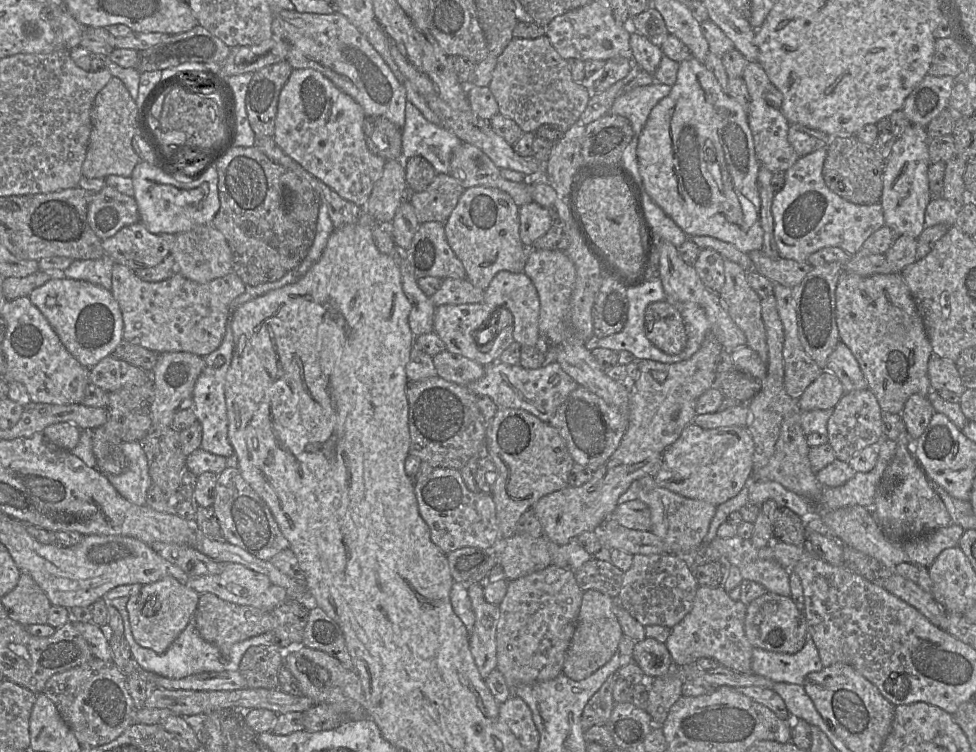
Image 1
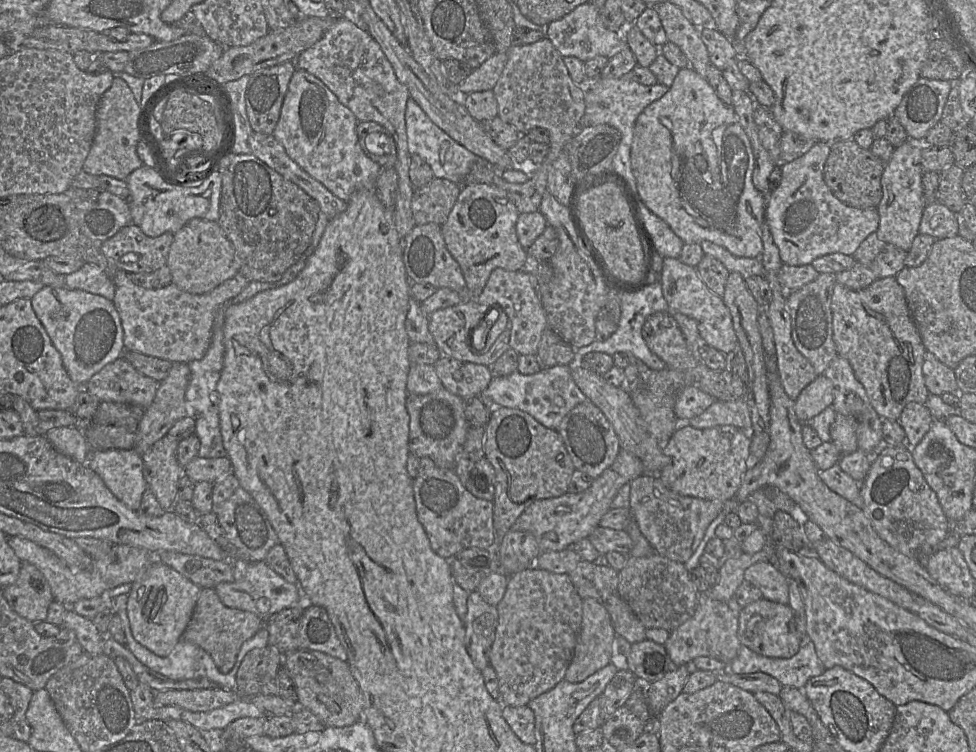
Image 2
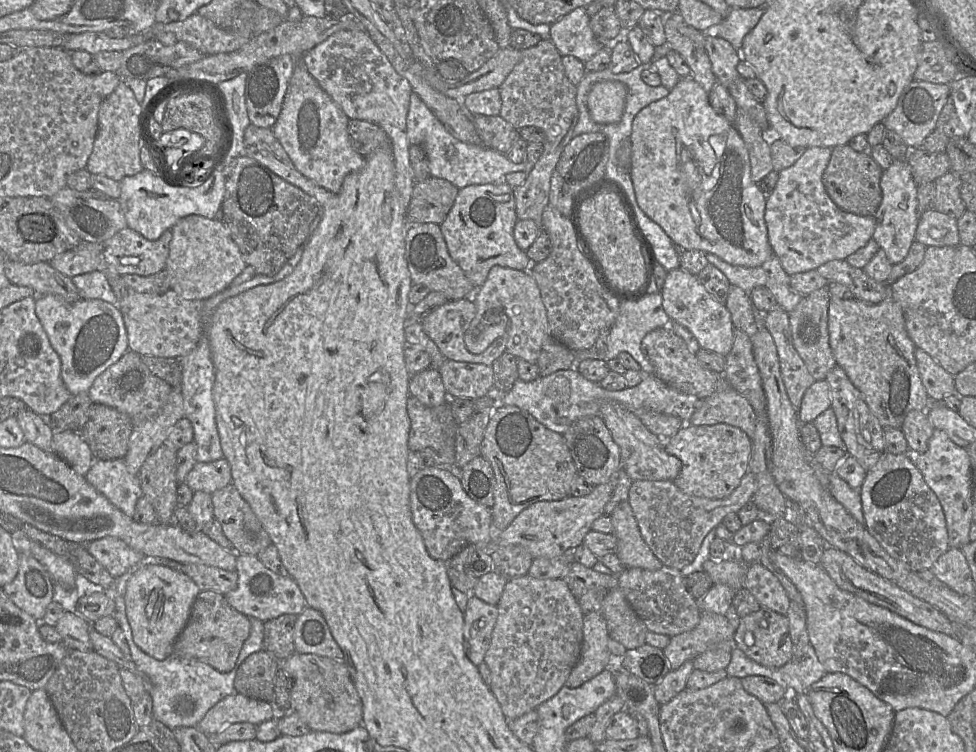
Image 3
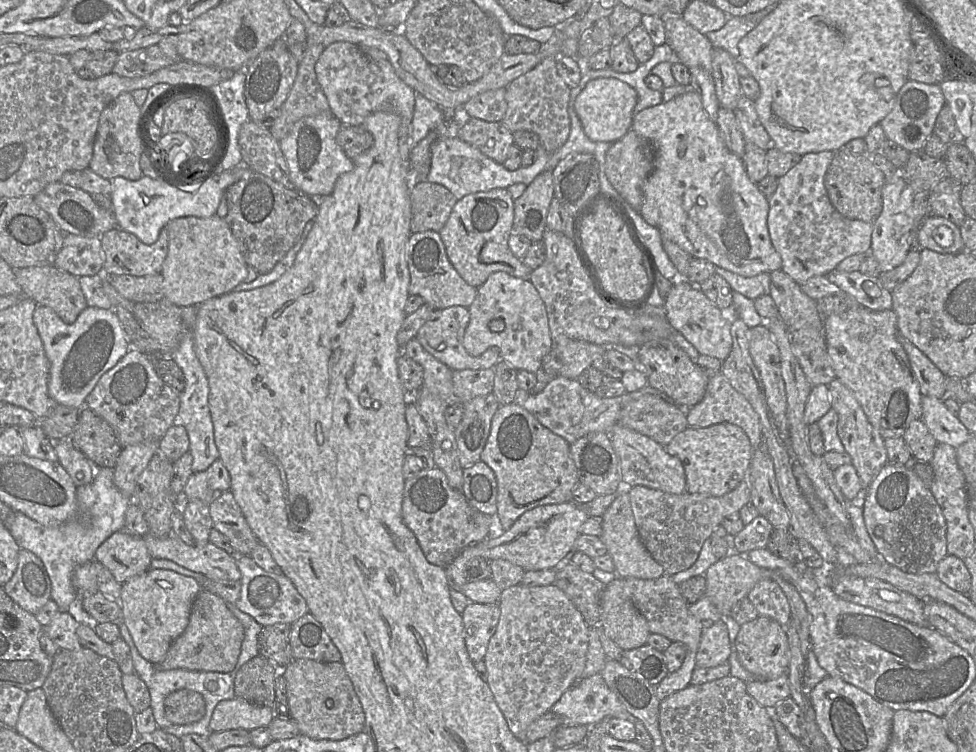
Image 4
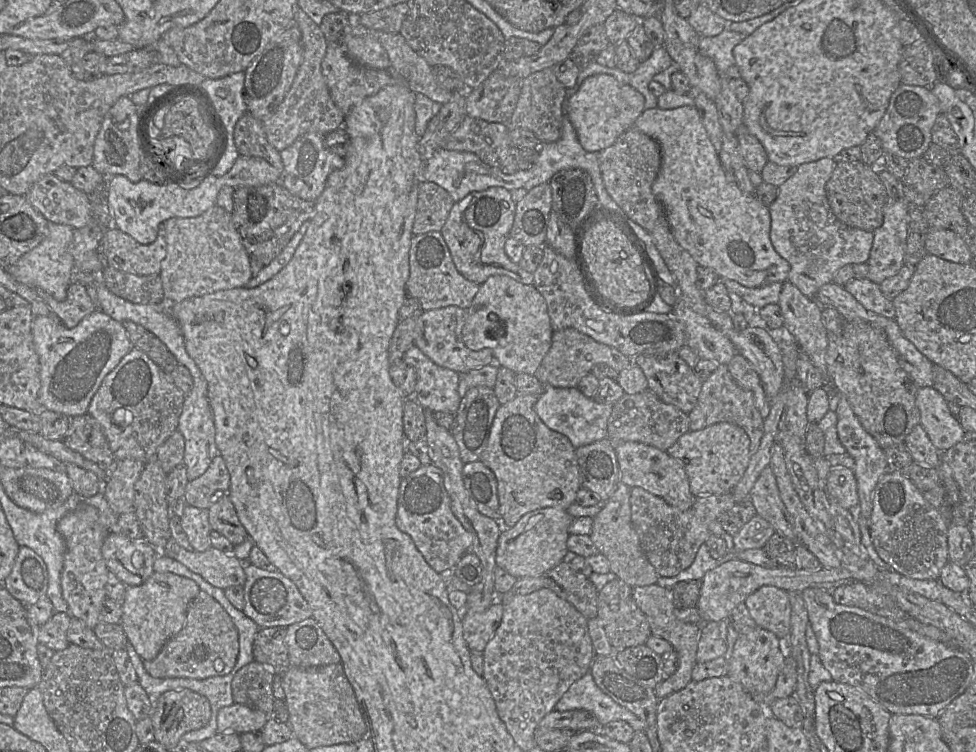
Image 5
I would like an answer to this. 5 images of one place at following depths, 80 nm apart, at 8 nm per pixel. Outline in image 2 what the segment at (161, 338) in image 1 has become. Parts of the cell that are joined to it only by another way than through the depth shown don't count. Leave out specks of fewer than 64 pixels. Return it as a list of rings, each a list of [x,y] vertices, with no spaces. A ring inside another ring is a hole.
[[[117,270],[114,304],[120,315],[124,346],[127,351],[140,352],[171,362],[189,363],[204,357],[210,347],[216,313],[229,300],[236,297],[249,283],[240,273],[224,281],[205,294],[192,294],[174,283],[159,288],[146,289],[134,284],[128,272]]]

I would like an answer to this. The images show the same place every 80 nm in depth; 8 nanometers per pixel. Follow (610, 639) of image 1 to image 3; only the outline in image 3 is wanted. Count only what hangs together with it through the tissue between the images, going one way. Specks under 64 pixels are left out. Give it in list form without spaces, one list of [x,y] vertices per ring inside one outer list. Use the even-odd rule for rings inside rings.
[[[589,612],[583,618],[583,641],[578,662],[569,674],[565,685],[576,688],[603,670],[623,668],[623,657],[613,657],[608,648],[610,639],[607,622],[601,612]]]

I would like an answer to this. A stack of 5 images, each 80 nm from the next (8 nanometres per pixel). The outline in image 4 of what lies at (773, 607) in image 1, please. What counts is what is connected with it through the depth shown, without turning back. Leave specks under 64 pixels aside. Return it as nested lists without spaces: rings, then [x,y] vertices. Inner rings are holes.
[[[764,616],[741,625],[734,642],[741,665],[751,672],[755,679],[774,680],[787,673],[789,664],[789,647],[786,628],[775,620]]]

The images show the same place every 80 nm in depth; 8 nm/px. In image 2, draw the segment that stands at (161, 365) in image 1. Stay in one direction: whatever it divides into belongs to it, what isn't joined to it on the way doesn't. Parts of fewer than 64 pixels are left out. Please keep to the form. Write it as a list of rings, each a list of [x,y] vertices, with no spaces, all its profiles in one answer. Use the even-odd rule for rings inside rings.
[[[172,362],[168,376],[159,382],[155,398],[139,423],[133,449],[140,455],[167,435],[176,421],[187,416],[185,394],[189,379],[188,363]]]

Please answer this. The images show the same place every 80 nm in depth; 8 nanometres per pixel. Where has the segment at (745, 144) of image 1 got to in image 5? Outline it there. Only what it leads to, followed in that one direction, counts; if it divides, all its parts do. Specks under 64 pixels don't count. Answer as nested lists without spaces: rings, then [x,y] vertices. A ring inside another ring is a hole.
[[[687,105],[674,109],[646,109],[635,121],[634,127],[660,145],[661,166],[653,182],[652,192],[664,208],[675,240],[690,253],[698,265],[712,268],[720,277],[750,288],[787,281],[790,264],[776,252],[771,242],[769,208],[755,195],[742,192],[734,182],[728,180],[697,108]]]

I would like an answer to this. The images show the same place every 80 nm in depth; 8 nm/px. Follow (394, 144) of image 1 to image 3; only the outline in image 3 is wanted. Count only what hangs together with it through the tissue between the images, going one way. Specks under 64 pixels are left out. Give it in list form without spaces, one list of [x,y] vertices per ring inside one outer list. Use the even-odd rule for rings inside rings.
[[[350,120],[348,132],[353,149],[363,157],[391,148],[387,133],[377,124],[365,120]]]

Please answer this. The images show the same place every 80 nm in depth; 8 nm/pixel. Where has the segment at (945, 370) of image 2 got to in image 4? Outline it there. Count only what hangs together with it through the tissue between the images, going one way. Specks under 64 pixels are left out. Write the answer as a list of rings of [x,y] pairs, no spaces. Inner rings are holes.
[[[899,335],[899,341],[919,383],[921,395],[933,396],[943,401],[946,398],[945,375],[920,349],[907,339]]]

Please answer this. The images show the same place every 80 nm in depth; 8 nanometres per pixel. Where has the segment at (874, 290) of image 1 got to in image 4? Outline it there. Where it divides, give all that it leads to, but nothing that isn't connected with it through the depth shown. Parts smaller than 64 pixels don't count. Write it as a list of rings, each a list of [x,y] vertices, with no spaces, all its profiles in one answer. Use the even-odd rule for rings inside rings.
[[[854,304],[841,313],[829,315],[823,324],[835,377],[853,393],[868,421],[883,439],[903,437],[909,424],[922,416],[922,395],[899,341],[894,311],[875,311]]]

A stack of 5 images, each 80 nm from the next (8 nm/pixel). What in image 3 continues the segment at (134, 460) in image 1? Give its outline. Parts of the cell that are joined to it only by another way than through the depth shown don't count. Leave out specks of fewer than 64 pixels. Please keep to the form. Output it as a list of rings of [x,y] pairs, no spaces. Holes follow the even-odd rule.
[[[124,458],[95,460],[85,476],[98,492],[129,517],[143,495],[138,475],[131,474]]]

